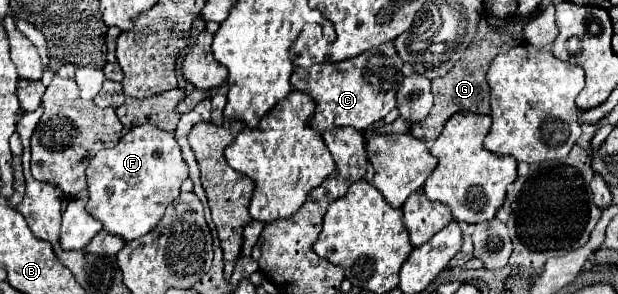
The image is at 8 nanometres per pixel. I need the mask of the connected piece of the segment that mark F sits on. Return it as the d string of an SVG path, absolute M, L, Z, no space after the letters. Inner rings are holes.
M143 124L131 128L115 148L97 152L87 166L89 202L87 212L103 224L105 232L135 240L151 232L165 208L179 196L181 182L189 176L181 148L171 132Z

